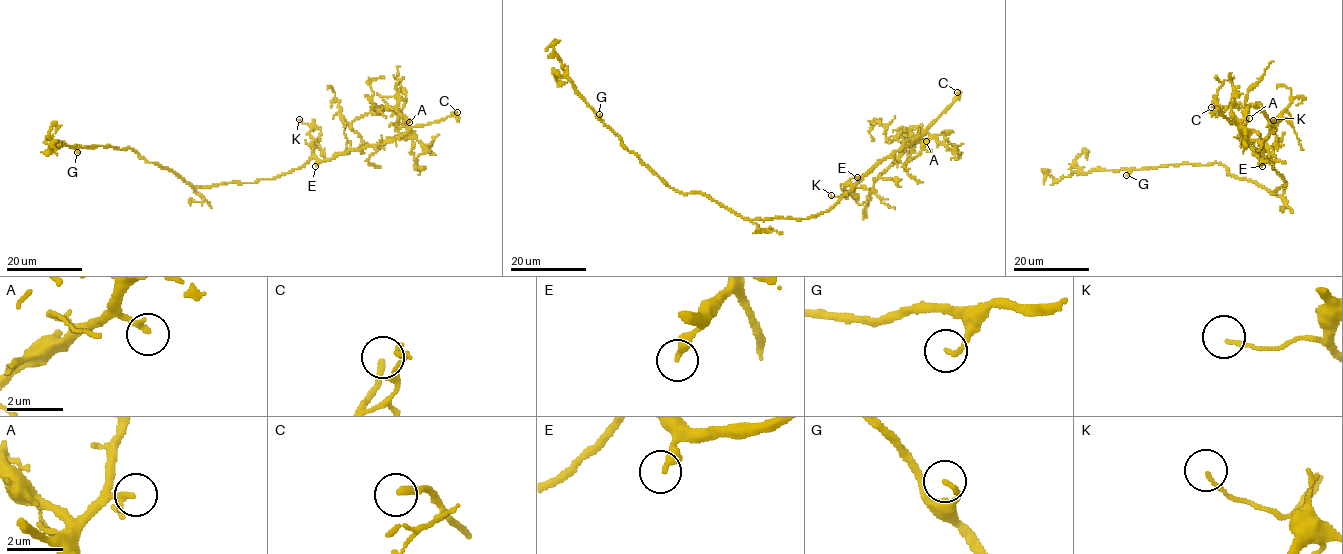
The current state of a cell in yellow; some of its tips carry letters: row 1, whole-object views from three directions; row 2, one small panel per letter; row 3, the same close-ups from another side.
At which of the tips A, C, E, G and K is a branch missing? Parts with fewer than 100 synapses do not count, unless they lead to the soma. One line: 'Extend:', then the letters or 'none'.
Extend: C

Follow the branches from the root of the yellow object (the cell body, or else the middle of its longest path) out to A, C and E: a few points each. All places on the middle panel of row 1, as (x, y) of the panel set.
A: (793, 218), (809, 218), (829, 210), (867, 173), (905, 143), (924, 133), (922, 137), (926, 141)
C: (793, 218), (809, 218), (833, 208), (876, 165), (891, 157), (905, 143), (924, 134), (957, 92)
E: (793, 218), (809, 218), (829, 210), (850, 192), (858, 181), (857, 177)

